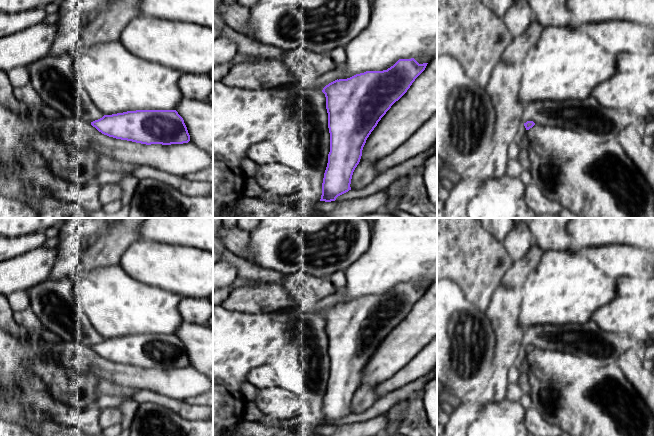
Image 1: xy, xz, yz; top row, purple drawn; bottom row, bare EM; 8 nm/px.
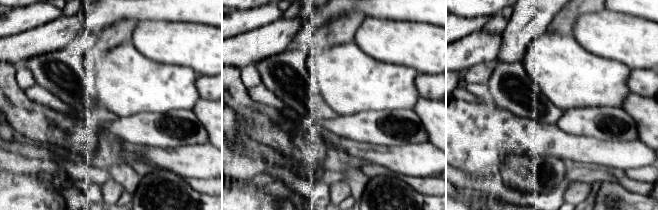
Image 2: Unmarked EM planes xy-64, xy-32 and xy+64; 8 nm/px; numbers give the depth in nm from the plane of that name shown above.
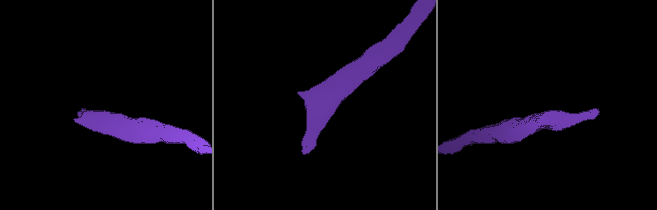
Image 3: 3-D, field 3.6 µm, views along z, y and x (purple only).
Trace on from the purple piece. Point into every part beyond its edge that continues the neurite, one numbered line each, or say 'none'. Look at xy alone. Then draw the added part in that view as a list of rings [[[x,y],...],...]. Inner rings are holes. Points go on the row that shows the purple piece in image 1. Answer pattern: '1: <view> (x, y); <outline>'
none

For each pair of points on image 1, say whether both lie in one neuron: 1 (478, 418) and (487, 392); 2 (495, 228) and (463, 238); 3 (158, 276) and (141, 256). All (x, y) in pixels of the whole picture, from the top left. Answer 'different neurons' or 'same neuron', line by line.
1: same neuron
2: different neurons
3: same neuron

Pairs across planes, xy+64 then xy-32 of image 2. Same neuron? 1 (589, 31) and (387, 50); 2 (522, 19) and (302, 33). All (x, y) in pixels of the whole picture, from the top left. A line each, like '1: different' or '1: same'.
1: same
2: same

